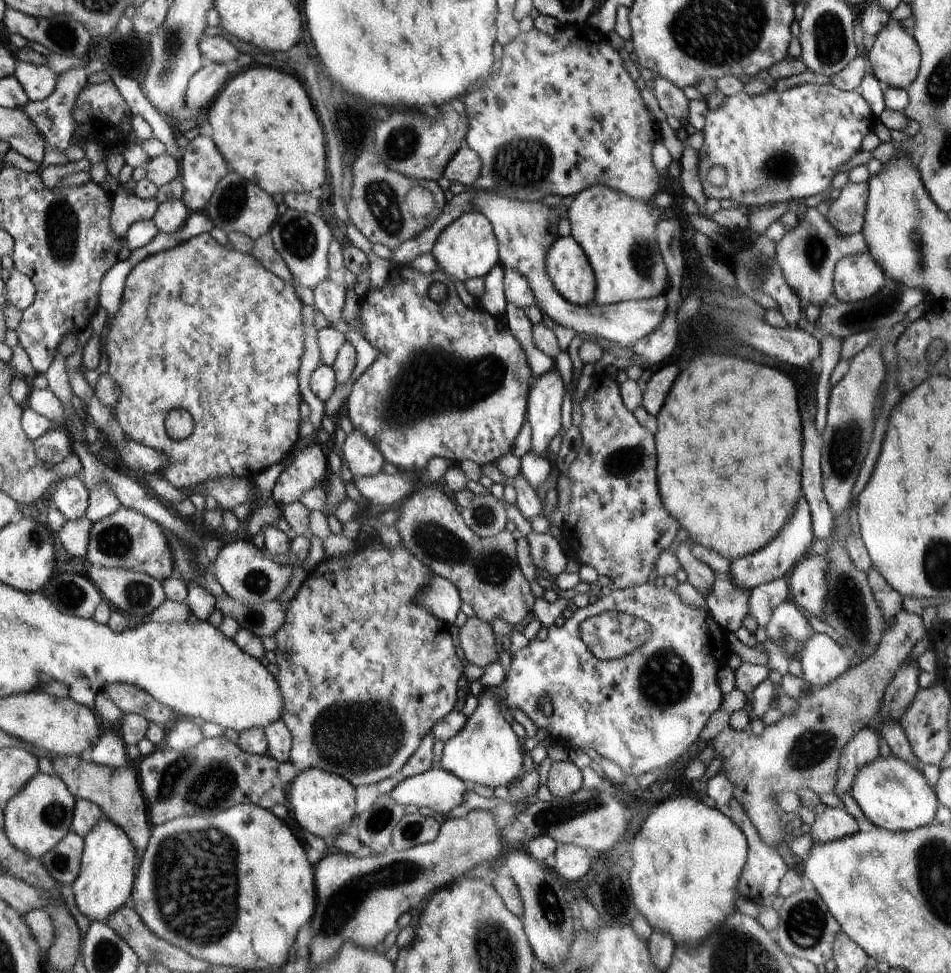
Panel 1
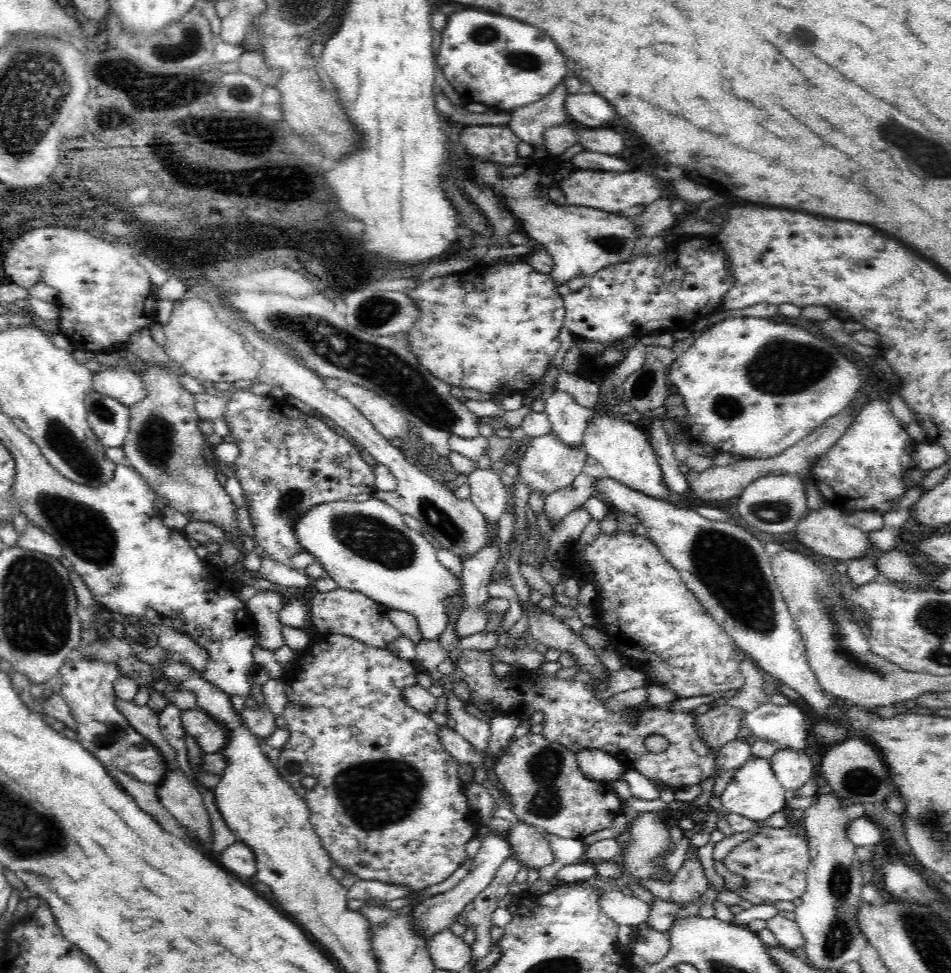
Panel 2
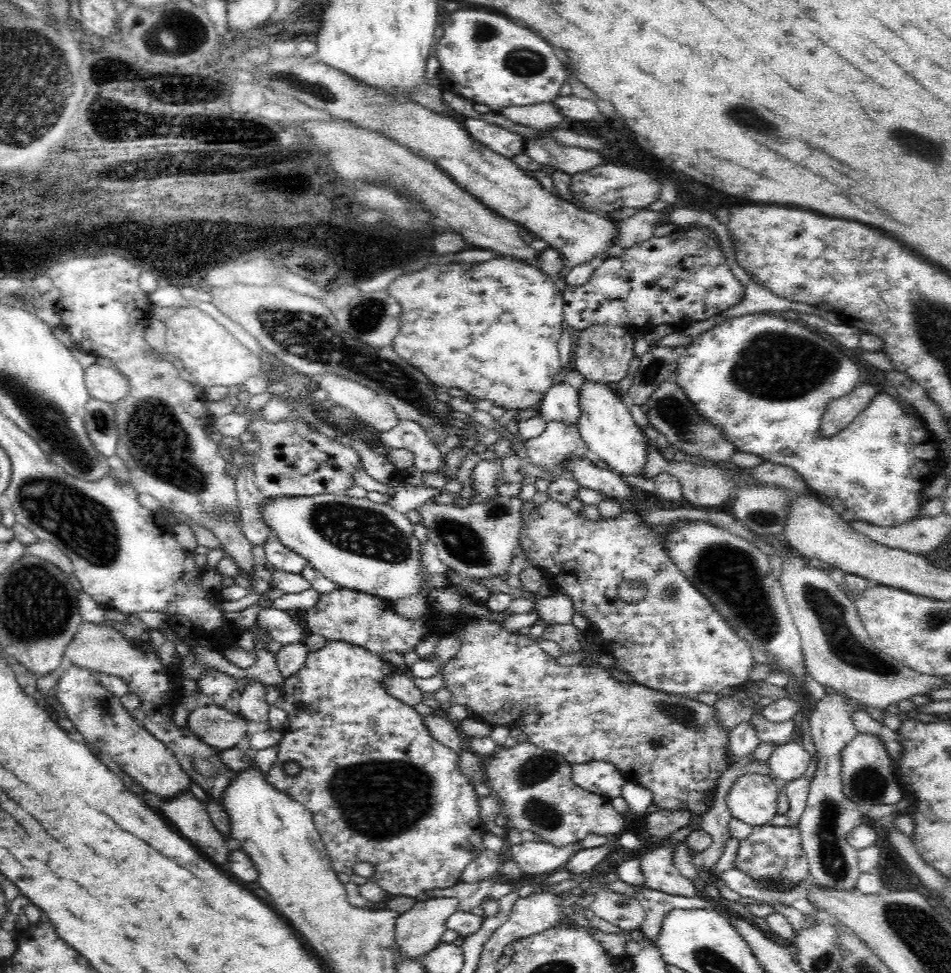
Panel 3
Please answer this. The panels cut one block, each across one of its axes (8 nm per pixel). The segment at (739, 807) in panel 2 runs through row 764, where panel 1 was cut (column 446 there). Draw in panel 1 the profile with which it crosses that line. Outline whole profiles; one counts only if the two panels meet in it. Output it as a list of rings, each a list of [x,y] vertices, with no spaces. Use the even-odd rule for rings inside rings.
[[[486,689],[478,696],[479,703],[474,712],[467,718],[464,728],[445,742],[440,768],[455,774],[467,784],[482,784],[482,786],[508,786],[515,781],[528,767],[529,758],[524,753],[522,740],[512,731],[502,713],[497,694],[492,689]]]

